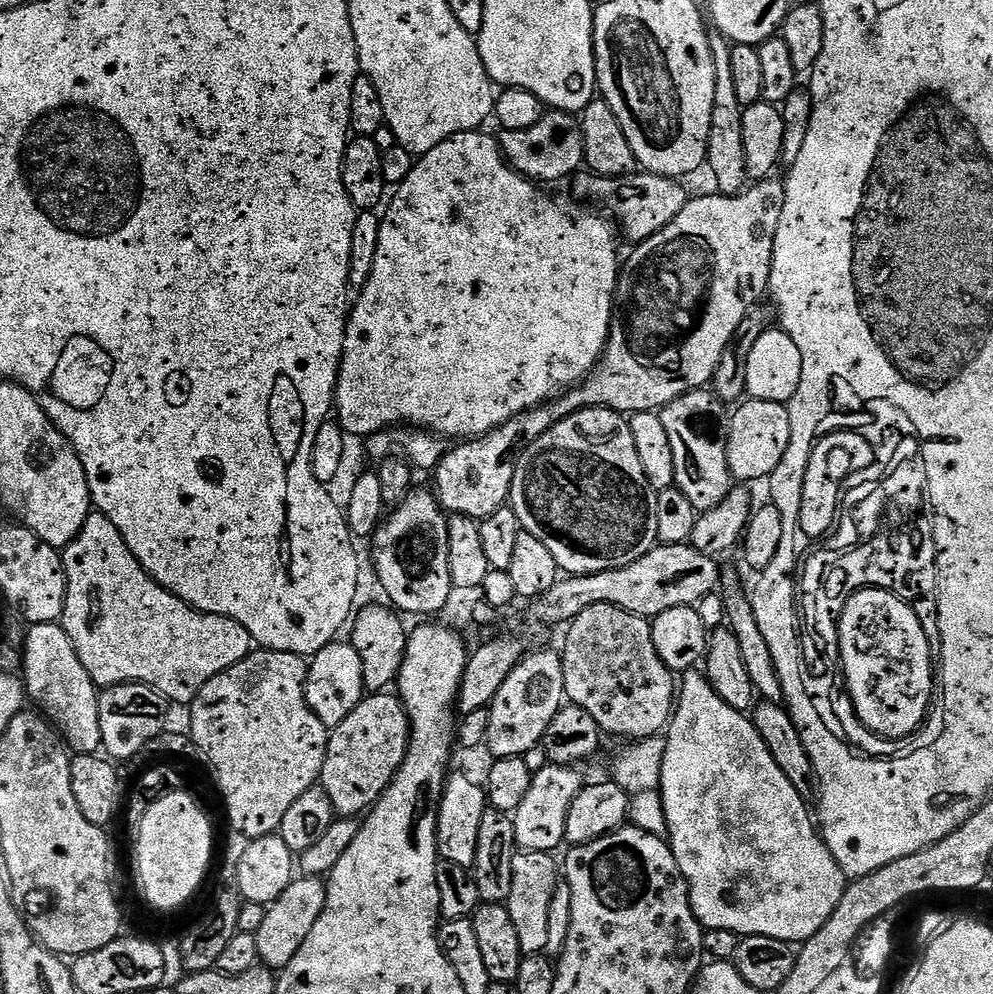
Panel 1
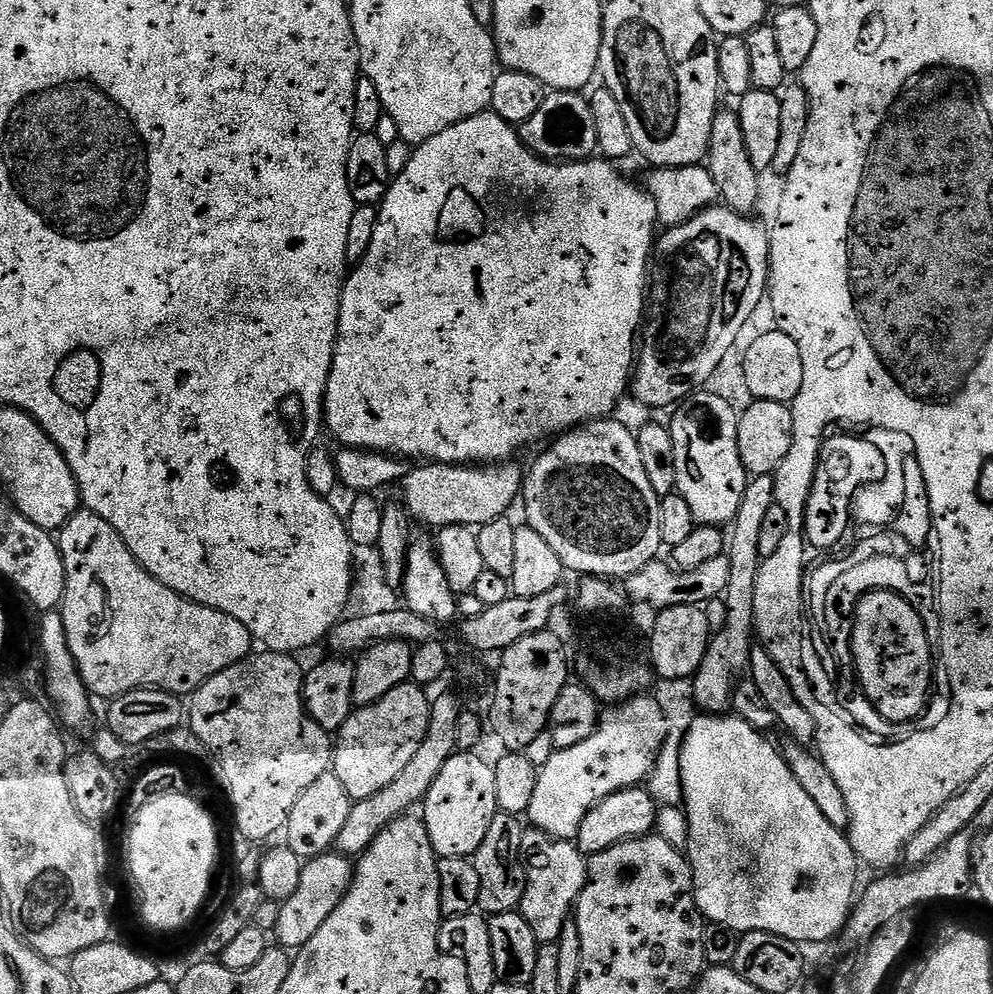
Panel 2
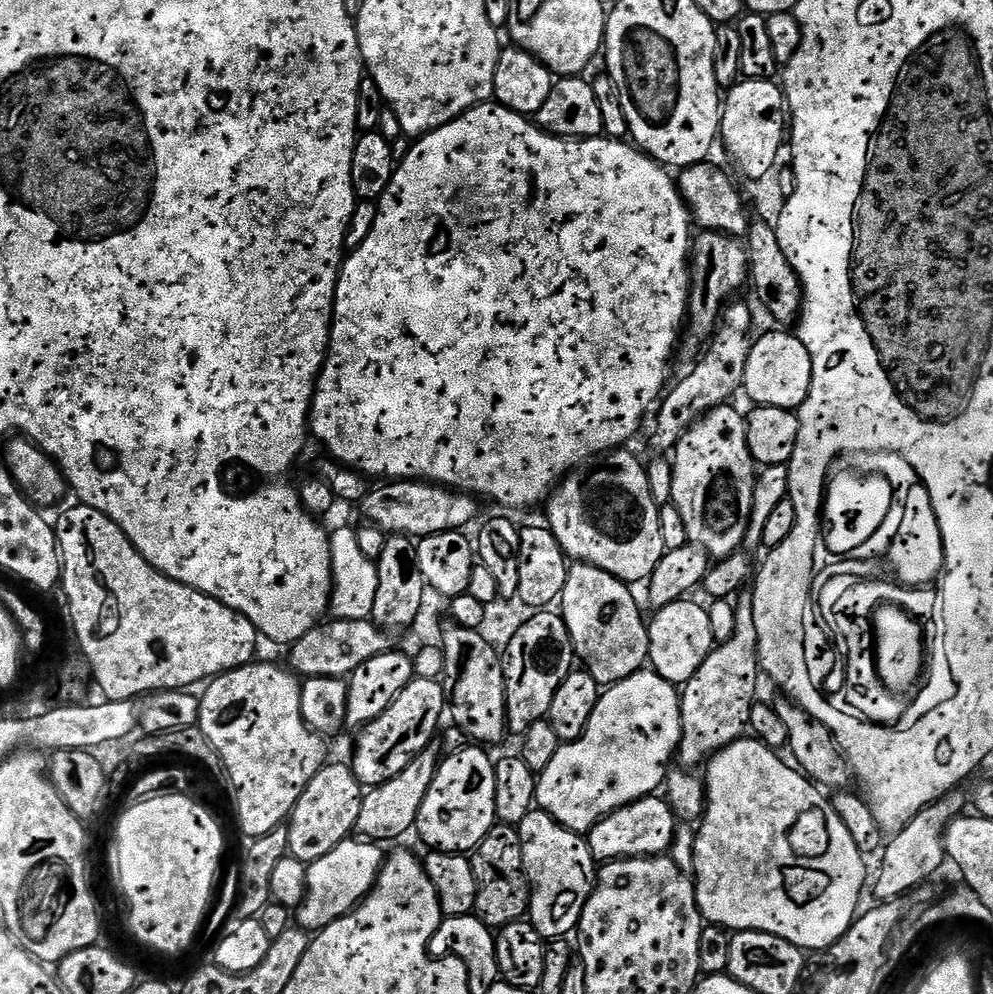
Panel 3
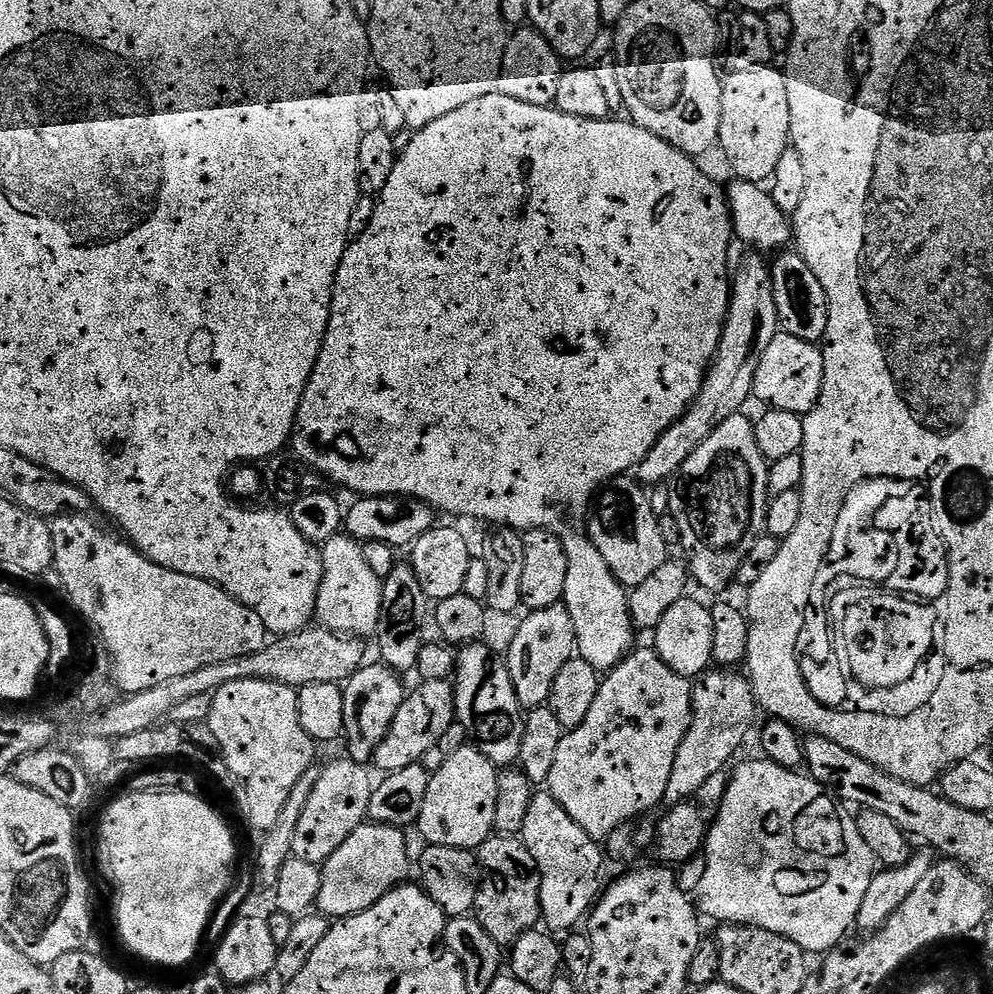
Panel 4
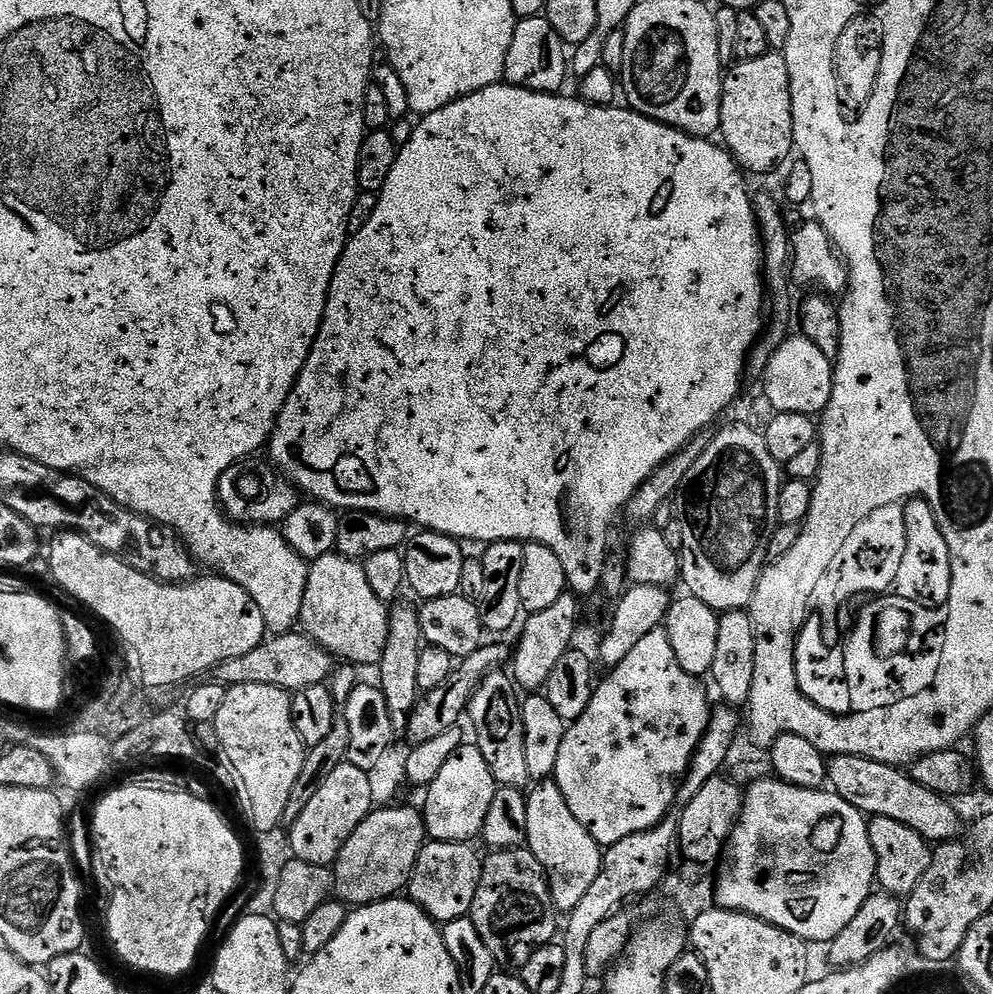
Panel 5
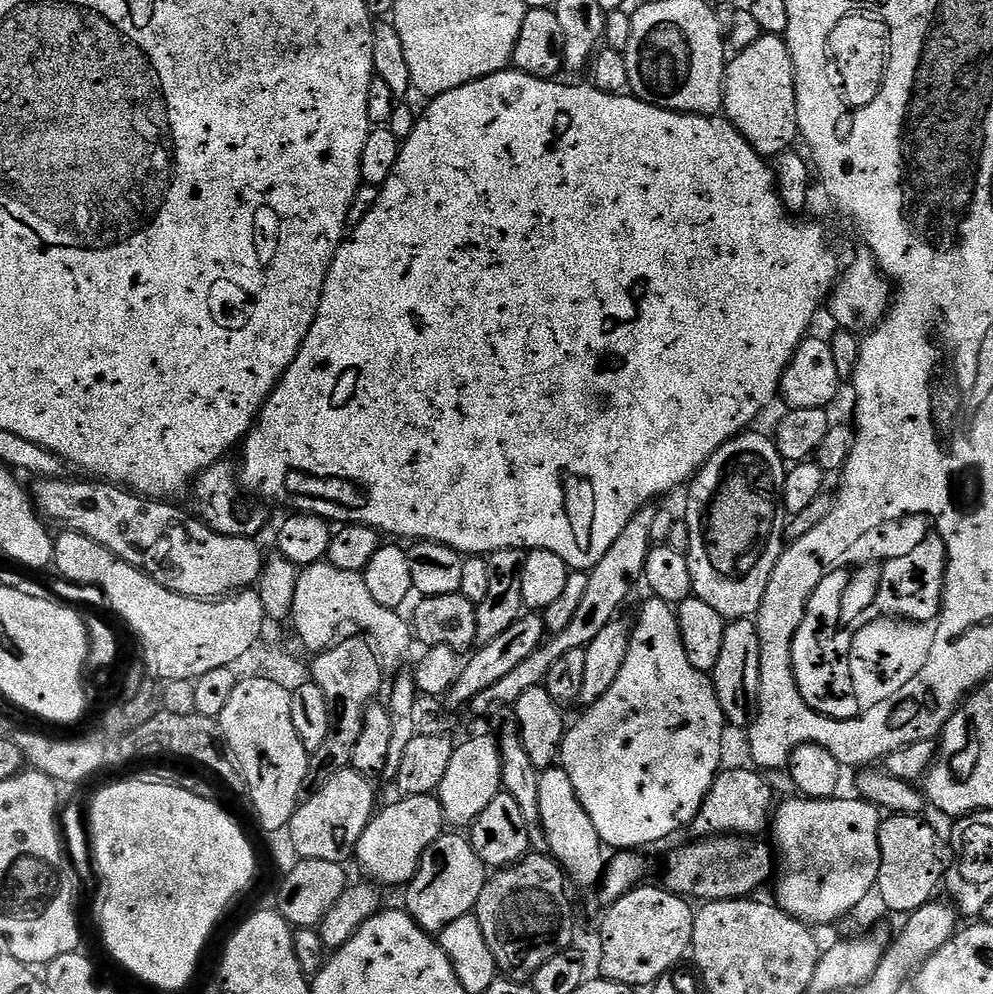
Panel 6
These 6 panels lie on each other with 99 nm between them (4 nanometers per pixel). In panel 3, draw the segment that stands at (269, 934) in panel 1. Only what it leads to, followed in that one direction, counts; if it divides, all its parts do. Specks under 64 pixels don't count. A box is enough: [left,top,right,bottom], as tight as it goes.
[294,838,386,934]

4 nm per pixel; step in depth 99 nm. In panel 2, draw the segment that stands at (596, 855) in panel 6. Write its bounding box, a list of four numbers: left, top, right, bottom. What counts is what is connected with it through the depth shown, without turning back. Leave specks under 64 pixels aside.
[518,831,588,944]

